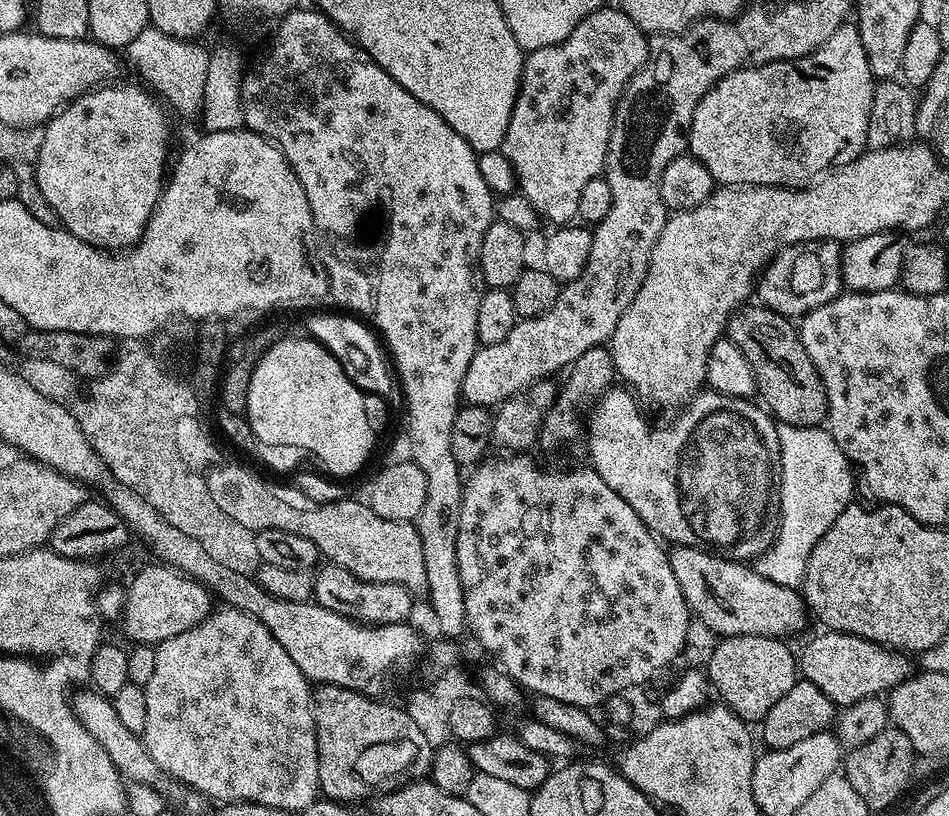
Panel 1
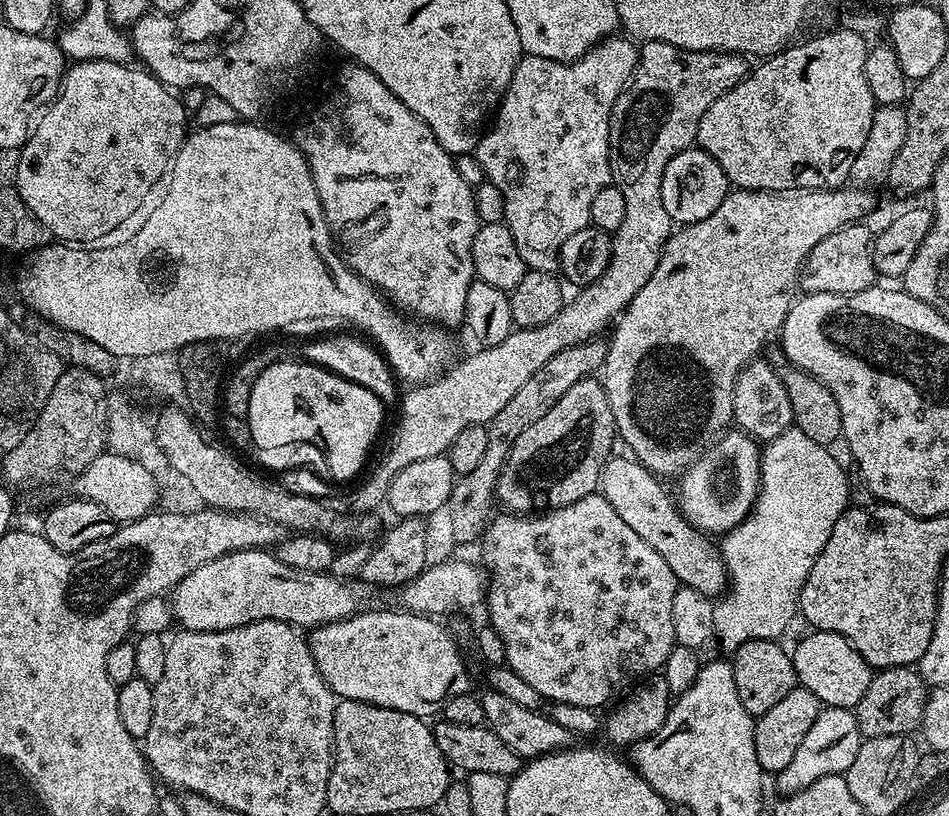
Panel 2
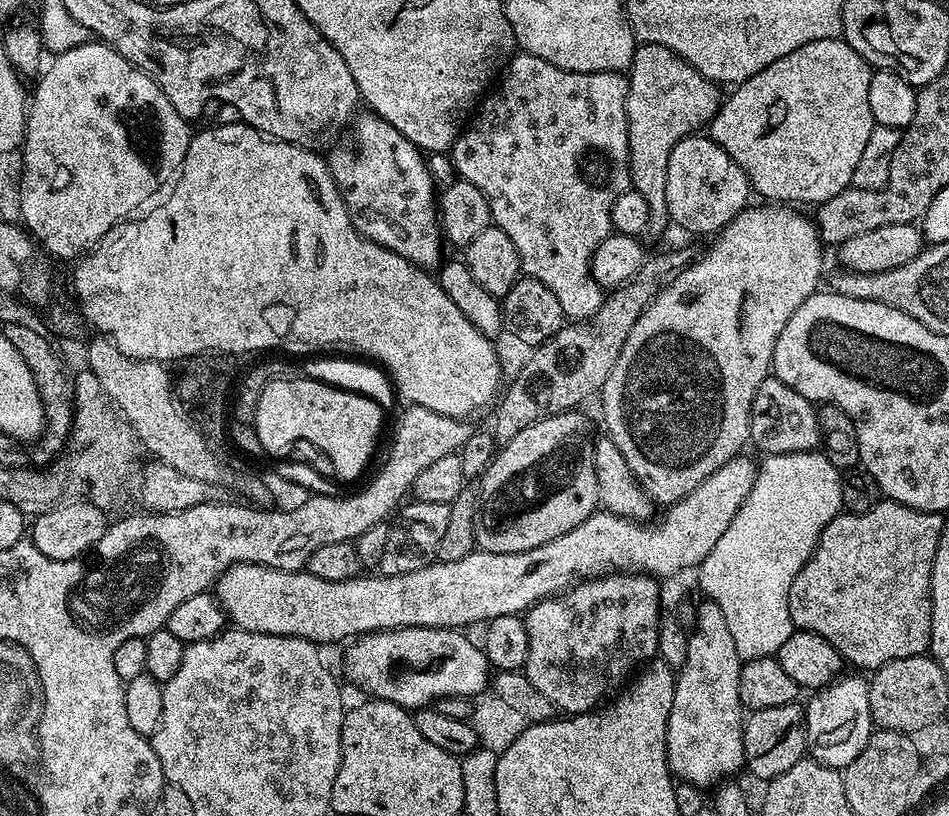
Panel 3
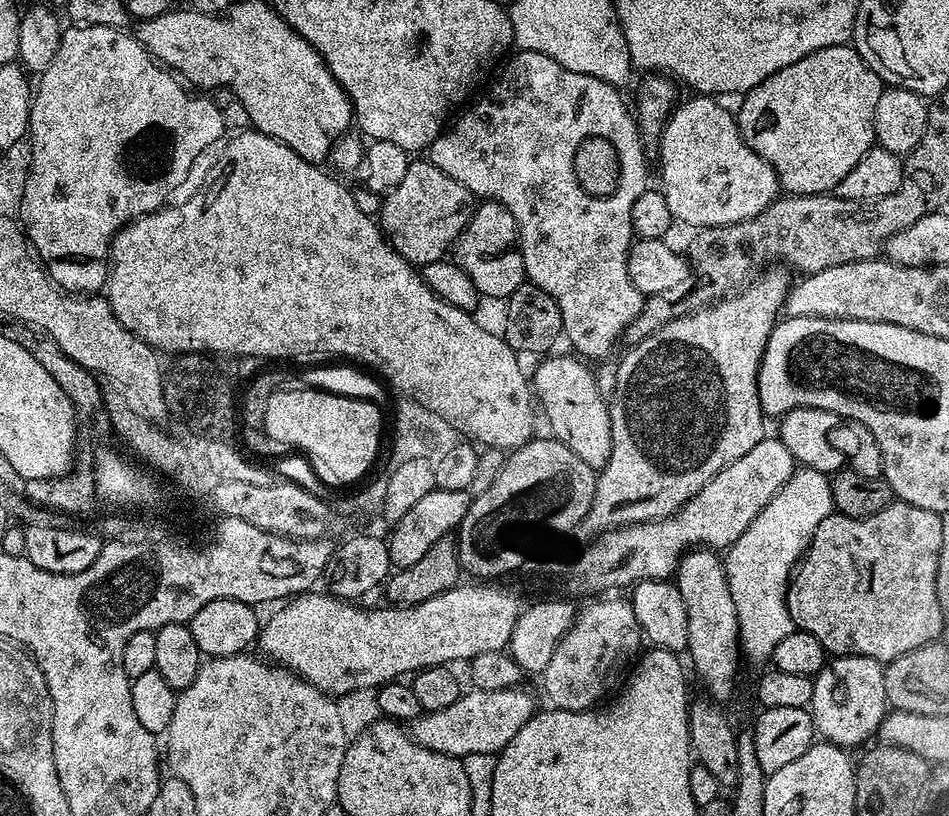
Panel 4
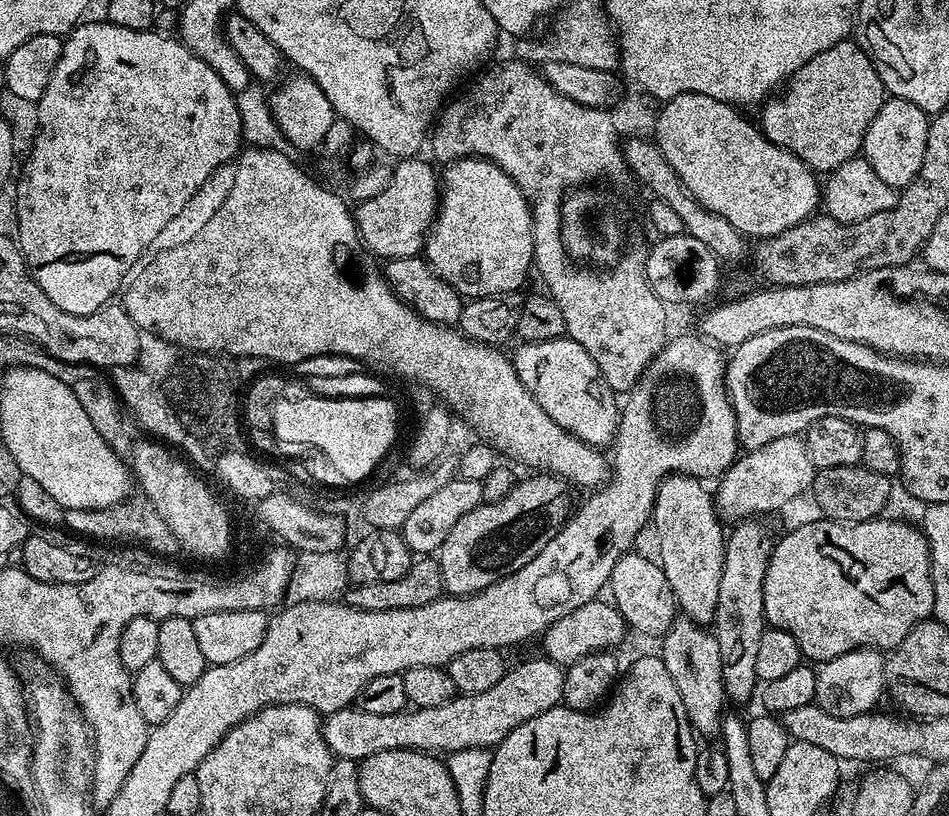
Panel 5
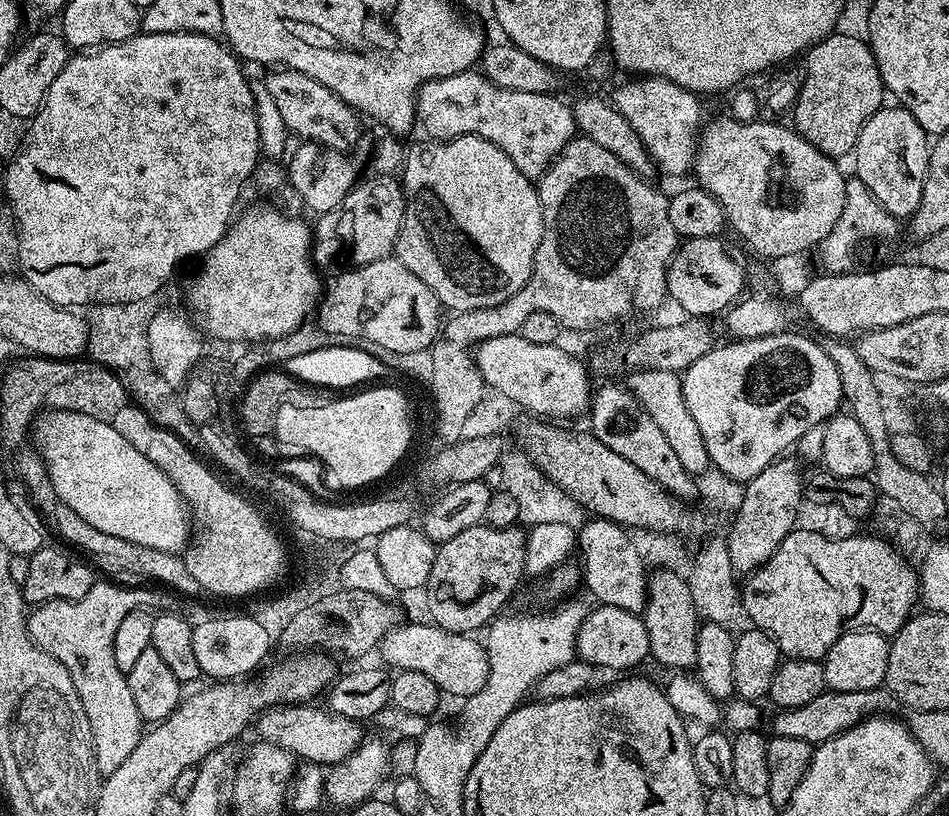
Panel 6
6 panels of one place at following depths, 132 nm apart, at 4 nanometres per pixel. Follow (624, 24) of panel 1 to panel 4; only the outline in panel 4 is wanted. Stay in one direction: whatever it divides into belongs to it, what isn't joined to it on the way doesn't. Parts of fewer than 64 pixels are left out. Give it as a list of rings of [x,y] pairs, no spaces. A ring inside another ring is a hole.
[[[523,50],[517,51],[515,54],[517,56],[504,69],[502,69],[503,67],[499,69],[499,72],[501,71],[500,77],[492,85],[490,85],[491,83],[487,85],[487,88],[489,87],[488,93],[473,108],[465,107],[459,113],[461,116],[457,120],[455,117],[451,121],[450,127],[441,132],[440,137],[435,142],[428,145],[426,156],[434,166],[438,166],[442,170],[442,174],[450,174],[450,178],[454,178],[454,182],[462,182],[462,186],[466,186],[466,190],[470,190],[473,196],[484,202],[497,200],[499,204],[506,206],[506,210],[510,210],[510,214],[514,214],[525,277],[531,283],[537,284],[542,290],[546,290],[546,294],[550,294],[550,298],[554,298],[554,302],[558,302],[558,310],[562,310],[563,335],[566,340],[568,336],[569,342],[577,348],[575,351],[589,361],[600,360],[615,350],[616,343],[618,345],[621,343],[625,330],[630,326],[630,322],[634,322],[634,318],[638,318],[646,299],[632,285],[628,273],[628,252],[634,243],[630,210],[634,210],[634,202],[638,202],[638,197],[649,191],[650,188],[648,160],[644,157],[643,142],[645,143],[645,141],[642,139],[635,115],[630,111],[629,105],[628,108],[624,105],[624,100],[620,97],[622,95],[621,89],[602,82],[598,78],[590,78],[586,74],[574,74],[570,70],[558,66],[558,62],[554,62],[554,58],[546,58],[546,54]]]

